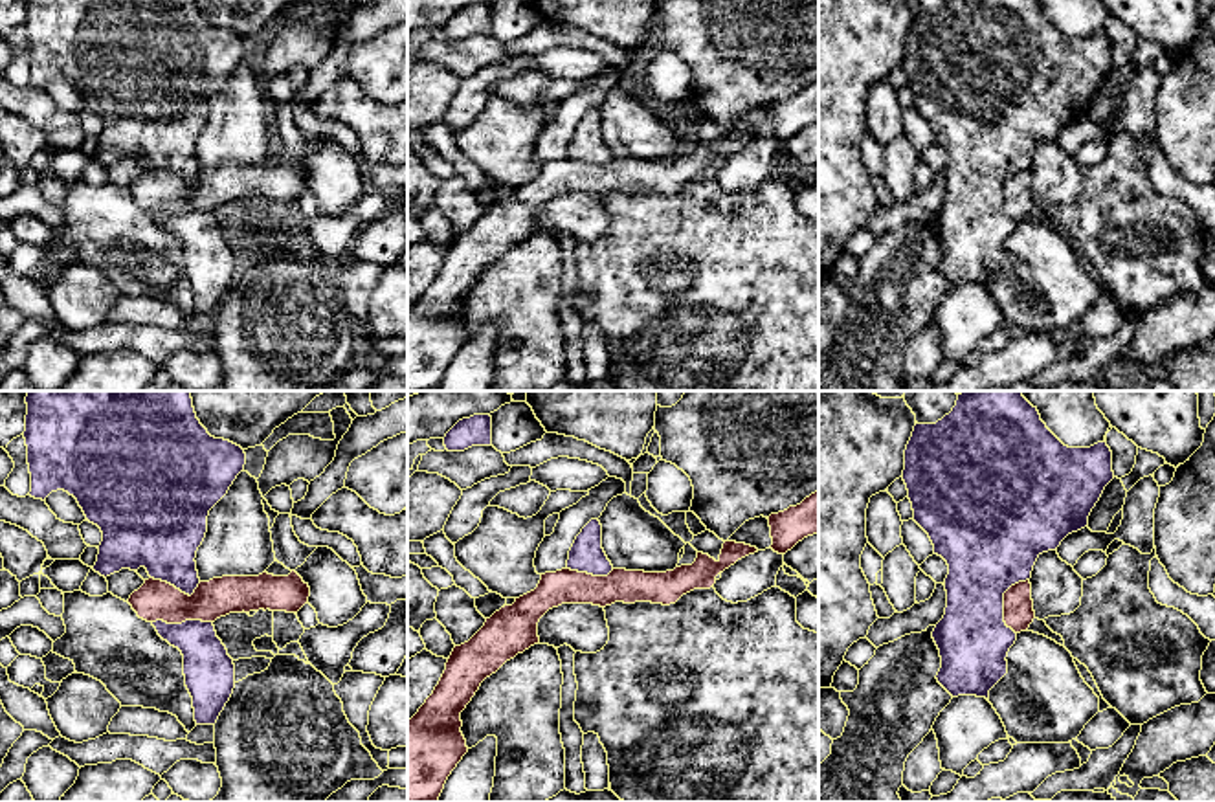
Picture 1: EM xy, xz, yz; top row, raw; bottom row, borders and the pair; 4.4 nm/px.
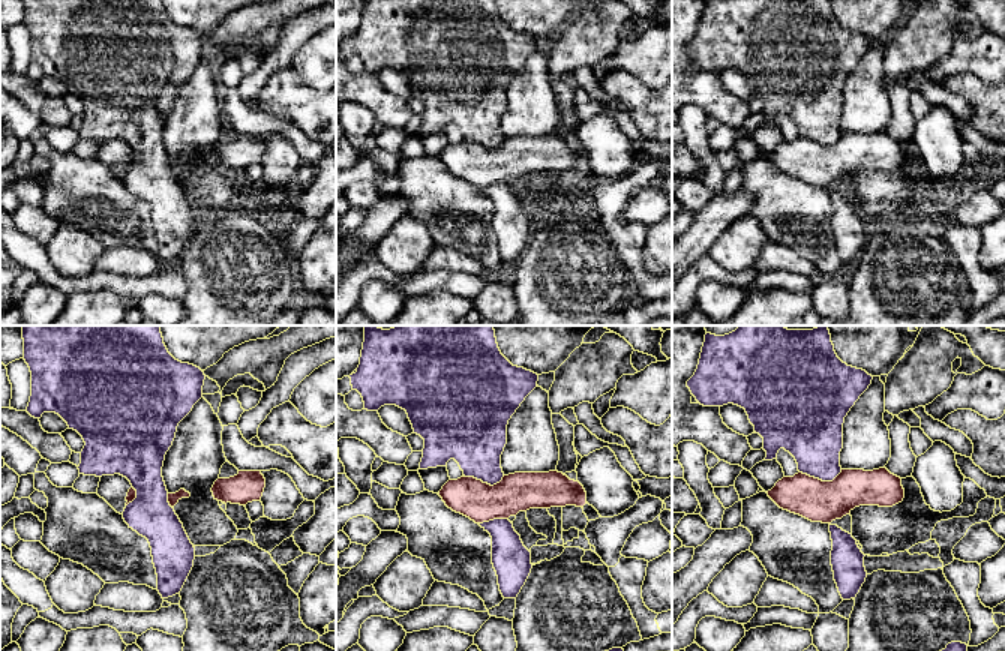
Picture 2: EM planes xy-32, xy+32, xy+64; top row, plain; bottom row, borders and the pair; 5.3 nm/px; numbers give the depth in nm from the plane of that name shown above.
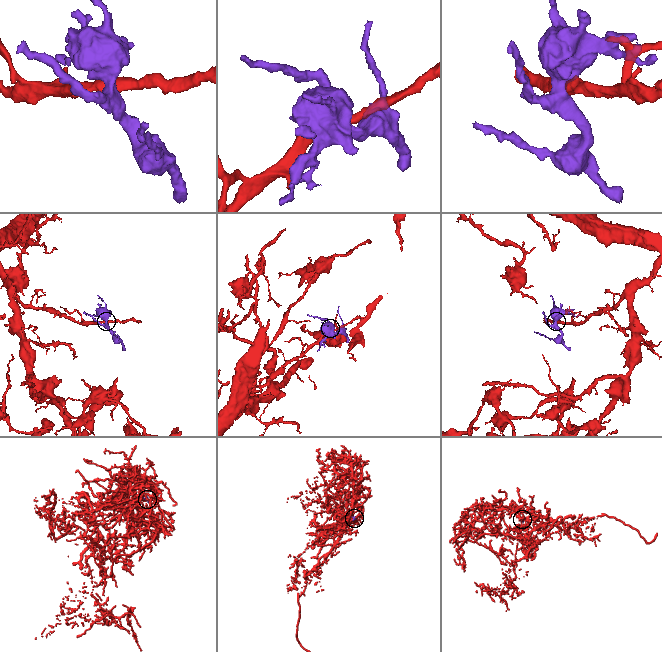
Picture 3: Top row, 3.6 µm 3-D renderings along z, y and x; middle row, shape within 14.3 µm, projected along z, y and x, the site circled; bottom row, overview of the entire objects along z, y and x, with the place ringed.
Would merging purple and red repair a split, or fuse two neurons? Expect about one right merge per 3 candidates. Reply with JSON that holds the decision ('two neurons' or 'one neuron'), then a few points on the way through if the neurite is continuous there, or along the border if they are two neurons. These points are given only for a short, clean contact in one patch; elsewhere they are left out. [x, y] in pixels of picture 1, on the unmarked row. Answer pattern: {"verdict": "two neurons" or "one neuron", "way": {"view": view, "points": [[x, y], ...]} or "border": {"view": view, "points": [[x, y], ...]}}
{"verdict": "two neurons", "border": {"view": "yz", "points": [[1028, 167], [1014, 173], [1004, 182], [1004, 211], [1015, 222]]}}

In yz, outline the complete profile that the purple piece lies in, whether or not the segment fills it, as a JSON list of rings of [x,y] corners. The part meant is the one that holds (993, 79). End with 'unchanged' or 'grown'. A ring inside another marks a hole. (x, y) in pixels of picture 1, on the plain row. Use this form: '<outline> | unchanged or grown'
[[[951,0],[936,13],[914,15],[905,39],[903,70],[914,110],[929,123],[934,143],[949,154],[945,167],[947,196],[932,228],[940,239],[938,272],[953,284],[976,284],[989,290],[989,279],[1008,262],[1008,240],[1017,222],[1004,211],[1004,182],[1031,167],[1042,141],[1088,114],[1088,105],[1105,75],[1114,68],[1112,40],[1107,31],[1090,37],[1065,35],[1041,9],[1039,0]]] | unchanged

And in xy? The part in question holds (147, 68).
[[[28,0],[24,28],[29,84],[44,90],[51,81],[64,79],[77,88],[86,108],[101,117],[103,130],[92,156],[95,162],[106,167],[121,158],[145,156],[150,167],[189,185],[195,182],[200,173],[196,139],[207,121],[209,99],[244,59],[246,42],[240,35],[211,26],[195,0]]] | unchanged

